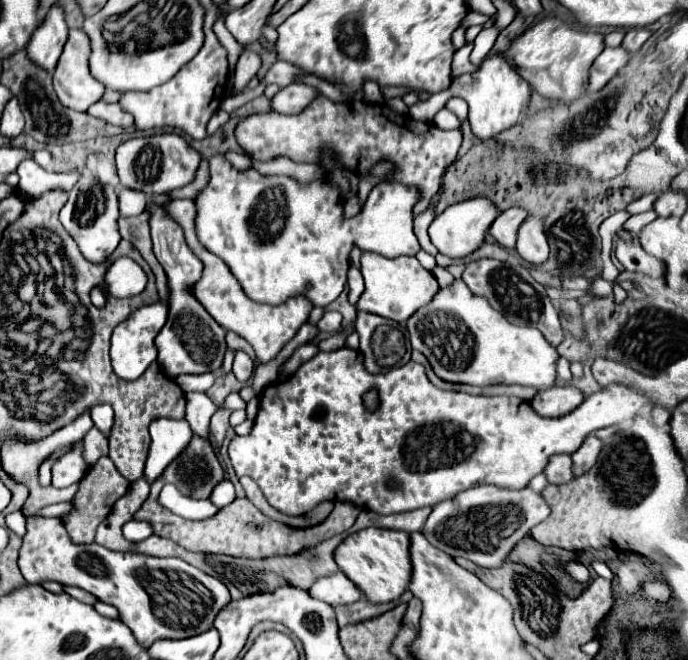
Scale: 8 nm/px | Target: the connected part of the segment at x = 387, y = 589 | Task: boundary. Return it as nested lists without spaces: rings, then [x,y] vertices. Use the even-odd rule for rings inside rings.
[[[364,528],[346,538],[336,550],[336,564],[370,602],[390,602],[402,596],[412,576],[410,534],[384,528]]]

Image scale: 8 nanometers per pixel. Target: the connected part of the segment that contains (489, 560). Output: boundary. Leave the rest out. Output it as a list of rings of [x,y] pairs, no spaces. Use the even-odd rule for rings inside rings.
[[[482,484],[436,504],[422,528],[422,534],[430,544],[454,558],[462,556],[482,568],[494,568],[508,558],[510,550],[524,536],[528,536],[534,524],[540,524],[548,516],[550,508],[542,494],[536,494],[528,486],[520,490],[508,490]]]

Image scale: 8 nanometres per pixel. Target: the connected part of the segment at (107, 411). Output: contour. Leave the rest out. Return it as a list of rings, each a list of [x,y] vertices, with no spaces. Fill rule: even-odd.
[[[98,404],[98,406],[94,406],[90,410],[90,414],[92,414],[94,426],[98,426],[98,430],[102,430],[104,434],[108,434],[110,426],[112,426],[112,418],[114,418],[112,406],[110,404]]]

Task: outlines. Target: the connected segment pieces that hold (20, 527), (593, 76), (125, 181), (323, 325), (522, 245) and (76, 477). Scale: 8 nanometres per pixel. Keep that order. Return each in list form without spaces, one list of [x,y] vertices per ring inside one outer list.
[[[12,512],[12,514],[8,514],[8,516],[6,516],[6,526],[8,526],[14,534],[24,536],[24,532],[26,532],[26,518],[24,518],[24,514],[22,514],[22,512]]]
[[[618,46],[618,48],[604,48],[602,54],[590,66],[586,92],[600,90],[622,66],[626,66],[628,60],[630,60],[630,54],[626,50],[622,50],[622,46]]]
[[[156,134],[126,140],[116,150],[116,170],[120,184],[132,190],[168,194],[176,188],[190,184],[196,176],[202,156],[178,134]]]
[[[326,312],[320,322],[318,322],[318,328],[322,332],[336,332],[342,324],[342,314],[340,312]]]
[[[528,216],[518,230],[516,252],[530,262],[532,266],[540,266],[548,258],[548,240],[544,234],[544,216]]]
[[[82,442],[72,444],[72,448],[60,456],[52,466],[52,486],[54,488],[66,488],[82,480],[86,474],[88,464],[84,460],[84,448]]]

